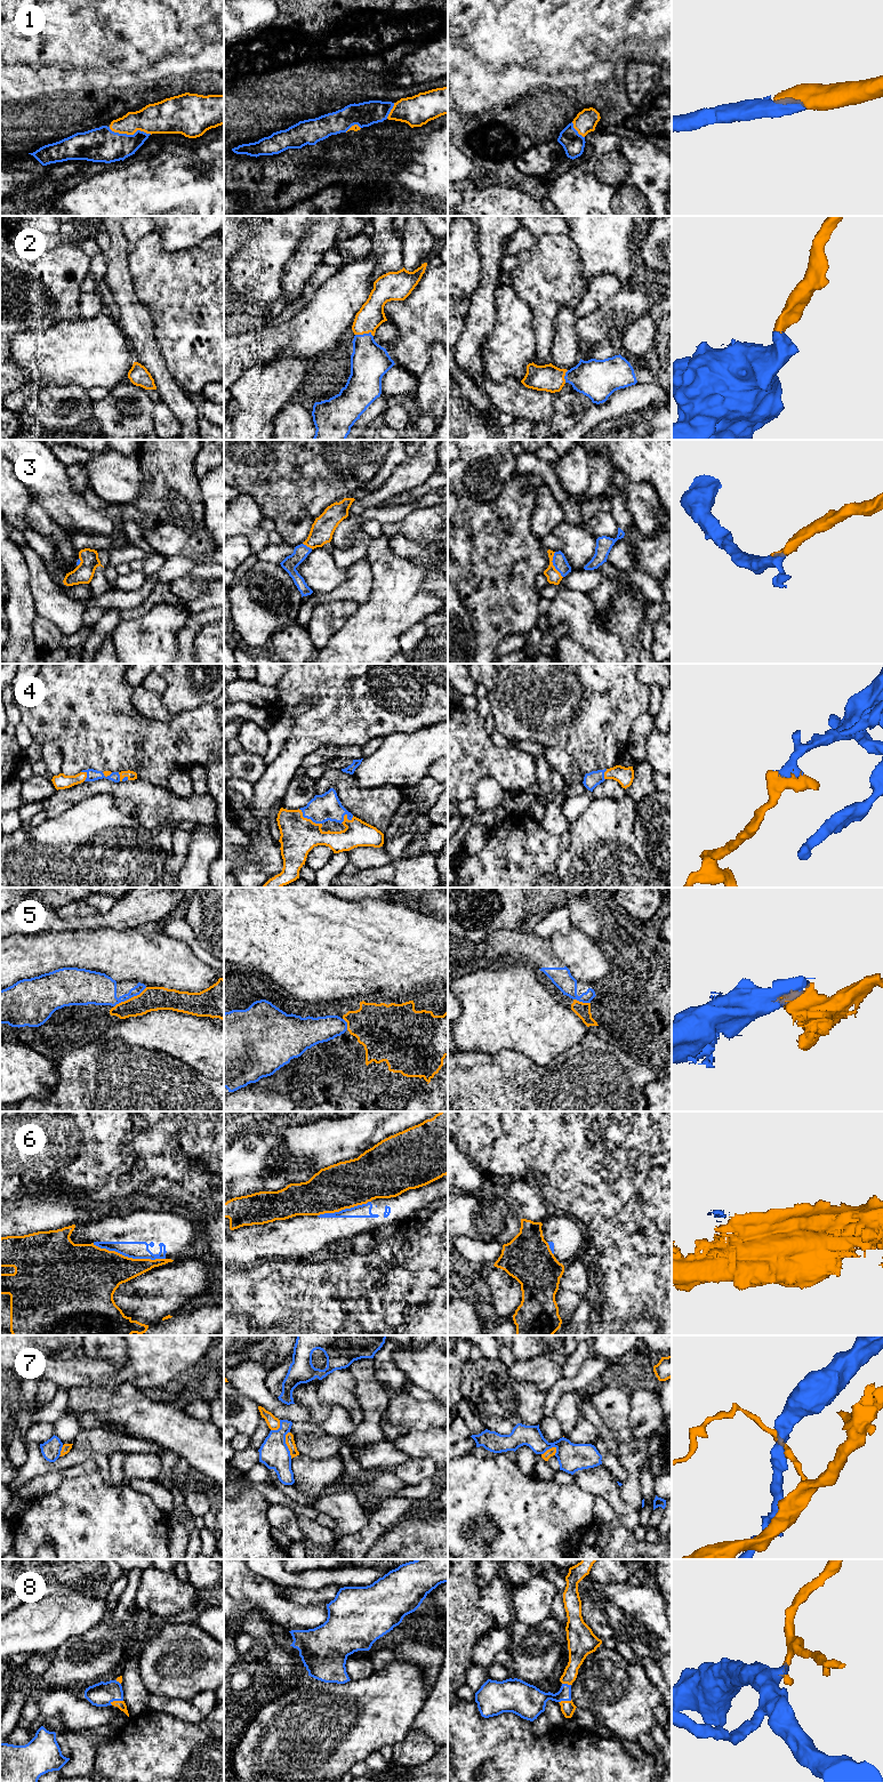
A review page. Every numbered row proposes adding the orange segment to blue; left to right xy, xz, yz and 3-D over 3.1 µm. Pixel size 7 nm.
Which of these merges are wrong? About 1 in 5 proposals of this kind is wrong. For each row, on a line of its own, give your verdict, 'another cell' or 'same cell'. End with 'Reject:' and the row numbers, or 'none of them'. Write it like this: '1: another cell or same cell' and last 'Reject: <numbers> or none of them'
1: same cell
2: same cell
3: same cell
4: same cell
5: another cell
6: another cell
7: another cell
8: same cell
Reject: 5, 6, 7

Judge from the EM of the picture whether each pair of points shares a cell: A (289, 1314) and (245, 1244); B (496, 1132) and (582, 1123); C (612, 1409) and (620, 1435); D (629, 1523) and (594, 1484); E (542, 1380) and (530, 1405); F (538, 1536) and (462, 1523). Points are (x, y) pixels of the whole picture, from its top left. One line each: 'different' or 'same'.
A: different
B: same
C: same
D: same
E: different
F: same

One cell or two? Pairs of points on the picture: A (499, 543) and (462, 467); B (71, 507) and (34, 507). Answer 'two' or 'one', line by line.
A: two
B: two

